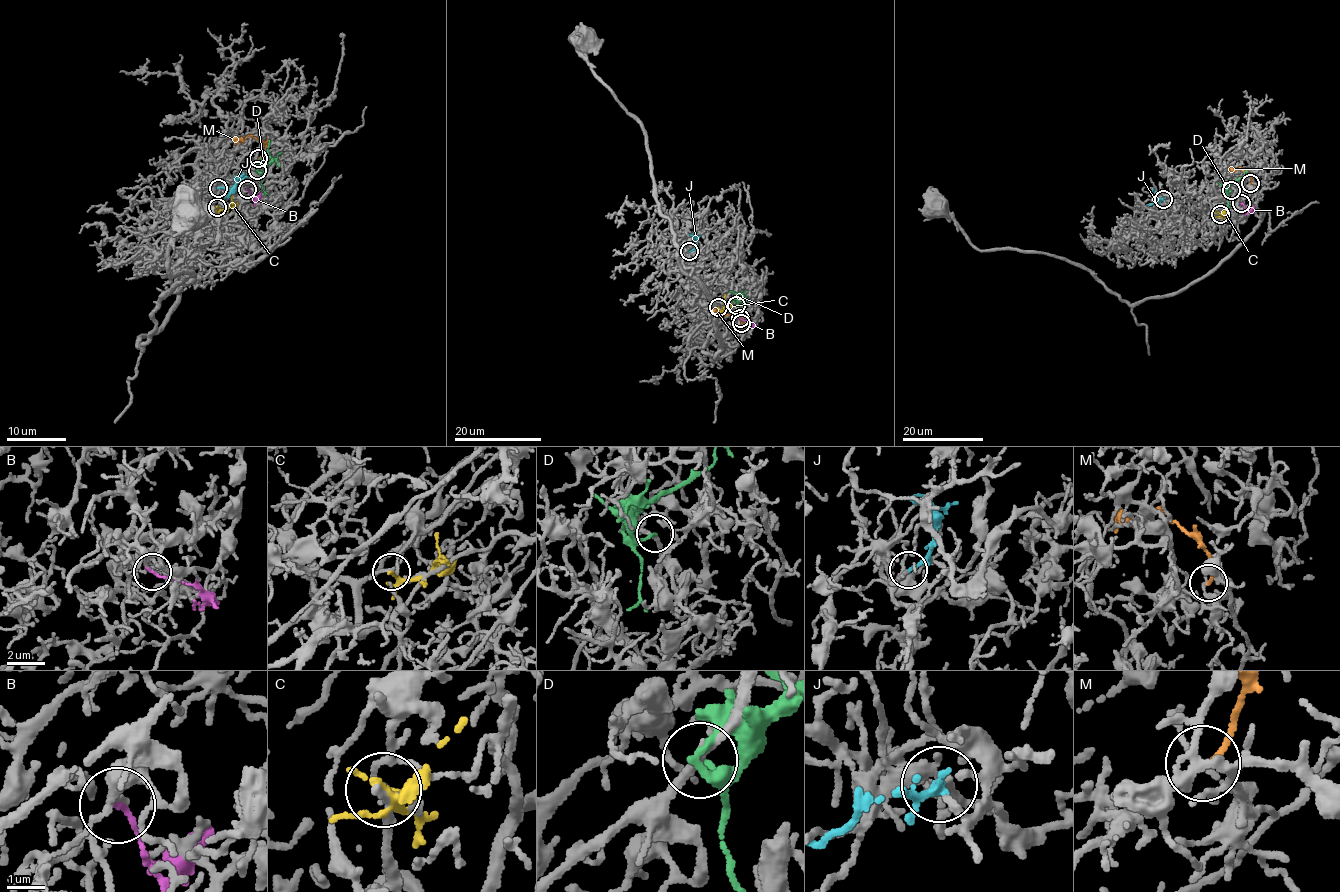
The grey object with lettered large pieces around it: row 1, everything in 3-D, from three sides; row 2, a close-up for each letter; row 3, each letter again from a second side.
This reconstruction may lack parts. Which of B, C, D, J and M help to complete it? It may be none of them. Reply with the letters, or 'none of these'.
J

